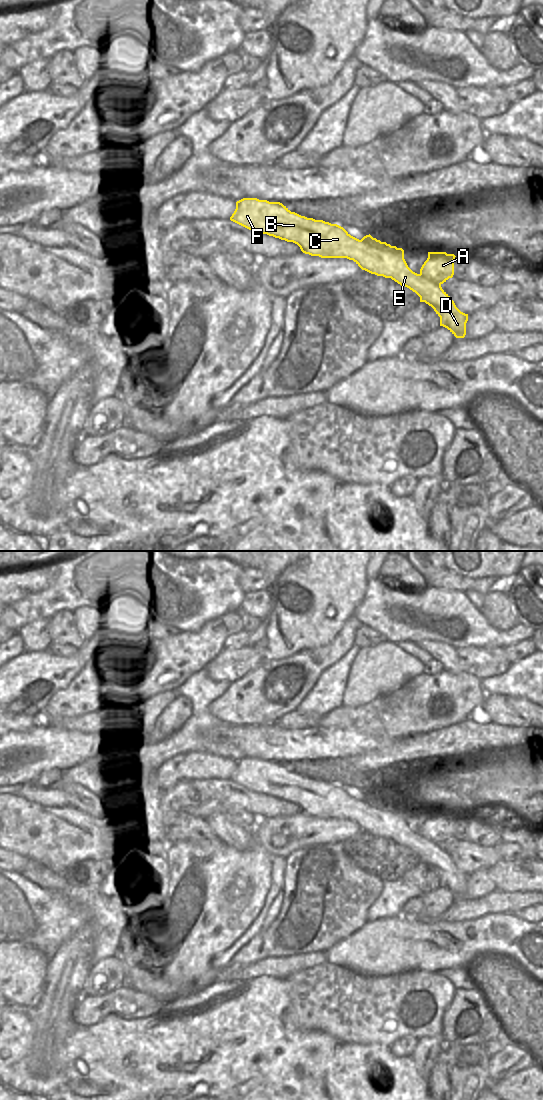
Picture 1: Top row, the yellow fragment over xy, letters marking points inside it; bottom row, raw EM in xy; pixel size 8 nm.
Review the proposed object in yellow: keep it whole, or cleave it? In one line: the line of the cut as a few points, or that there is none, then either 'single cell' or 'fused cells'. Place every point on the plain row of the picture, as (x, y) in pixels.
cut in xy along (420, 833), (440, 845); fused cells

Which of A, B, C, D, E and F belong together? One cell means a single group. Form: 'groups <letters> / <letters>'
groups A / B C D E F

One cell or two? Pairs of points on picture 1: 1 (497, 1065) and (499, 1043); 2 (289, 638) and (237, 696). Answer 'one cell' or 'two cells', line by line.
1: two cells
2: two cells

